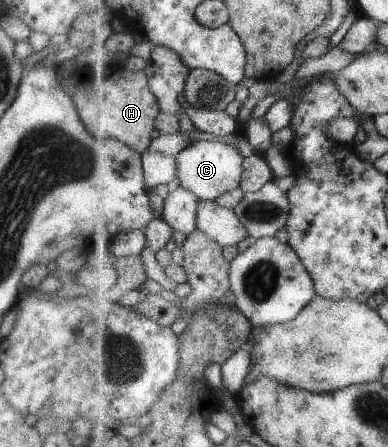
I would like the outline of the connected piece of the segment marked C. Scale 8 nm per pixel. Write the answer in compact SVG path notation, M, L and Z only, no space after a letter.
M219 141L190 142L176 157L178 164L177 184L205 201L217 200L219 197L241 187L247 159L233 145L219 143Z

